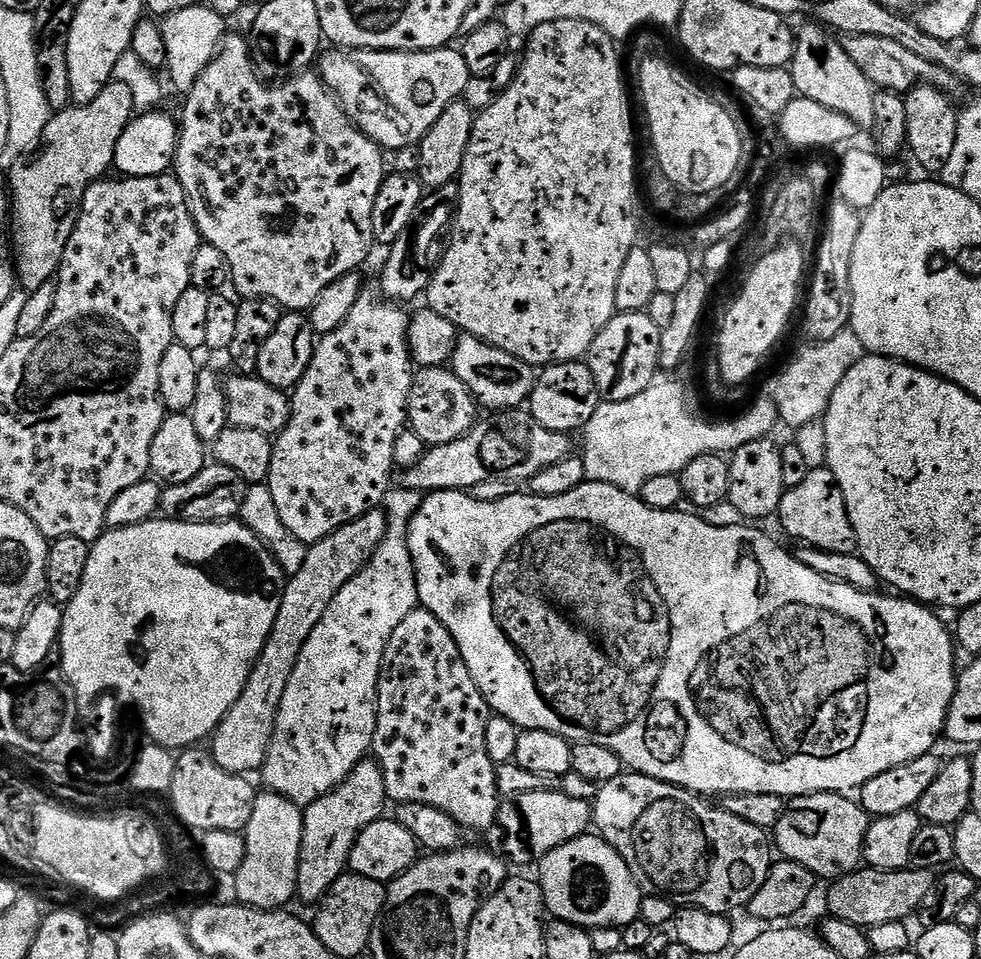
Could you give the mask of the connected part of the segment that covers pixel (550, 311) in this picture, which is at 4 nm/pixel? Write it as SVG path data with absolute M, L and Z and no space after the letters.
M559 20L558 22L546 22L538 26L527 37L528 49L524 52L524 61L520 64L520 73L512 80L512 85L501 91L500 97L487 108L479 113L474 122L474 130L470 138L470 146L466 150L464 165L458 177L460 184L460 213L456 216L456 237L452 240L452 245L445 252L442 252L440 267L432 275L432 280L428 283L426 293L427 307L433 308L442 318L450 318L454 326L464 334L476 336L480 340L485 340L488 344L493 344L498 350L506 350L506 354L516 356L522 362L533 366L547 366L549 364L563 364L565 360L580 360L587 357L588 348L594 342L594 338L604 327L617 315L616 303L614 302L614 290L618 286L618 274L622 274L622 265L626 262L626 254L630 254L632 248L637 247L636 231L640 228L640 220L636 217L636 176L638 180L638 160L636 164L636 148L632 145L632 108L628 105L628 96L624 93L624 72L620 69L620 52L617 41L606 34L597 24L591 24L585 20Z

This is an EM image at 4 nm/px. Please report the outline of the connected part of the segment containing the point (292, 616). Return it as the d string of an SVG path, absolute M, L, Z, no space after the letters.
M383 511L368 512L362 518L334 530L334 534L322 538L305 551L308 553L300 569L291 573L278 618L274 618L274 630L270 630L270 638L238 702L230 706L226 718L210 737L211 754L222 770L253 774L263 769L272 745L282 694L286 694L286 686L298 666L304 643L314 633L318 622L322 621L331 602L338 597L338 592L371 562L371 556L387 533L387 522Z

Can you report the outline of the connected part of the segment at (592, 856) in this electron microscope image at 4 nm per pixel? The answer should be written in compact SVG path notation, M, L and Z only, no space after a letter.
M585 834L579 836L577 840L558 846L539 861L539 868L538 883L544 892L544 907L555 919L581 924L589 930L598 927L614 927L622 930L630 922L641 919L642 889L639 882L632 876L631 870L619 853L599 835Z

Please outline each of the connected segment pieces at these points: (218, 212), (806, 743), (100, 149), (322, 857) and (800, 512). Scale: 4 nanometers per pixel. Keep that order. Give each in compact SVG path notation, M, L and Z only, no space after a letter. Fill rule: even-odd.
M229 35L210 66L186 94L185 100L188 101L184 104L184 124L182 120L178 130L174 175L184 191L192 196L190 207L201 237L207 243L218 246L222 254L226 254L231 287L236 287L243 299L272 300L280 305L281 309L300 314L311 309L322 290L326 290L326 286L330 286L348 272L357 271L361 267L359 264L371 254L372 248L374 249L374 198L378 198L378 190L386 175L386 156L379 145L356 127L340 101L315 71L308 70L303 74L293 75L283 82L266 82L254 63L253 49L249 41L245 40L240 36Z
M585 482L585 483L583 483L583 484L579 484L579 486L578 486L578 487L577 487L577 488L575 488L575 489L574 489L574 490L570 490L570 494L558 494L558 495L557 495L557 496L534 496L534 495L531 495L531 494L525 494L525 496L523 496L523 494L522 494L522 493L520 493L520 490L516 490L516 491L513 491L513 493L512 493L512 495L511 495L511 496L506 496L506 497L503 497L503 498L501 498L501 500L496 500L496 501L480 501L480 500L477 500L477 499L476 499L476 497L474 497L474 496L473 496L473 495L472 495L472 494L469 494L469 493L468 493L468 492L467 492L467 491L464 491L464 490L457 490L457 491L455 491L455 492L432 492L432 493L429 493L429 494L428 494L428 495L425 495L425 496L424 496L424 497L423 497L423 501L422 501L422 504L421 504L421 506L420 506L420 509L418 509L418 510L417 510L417 512L416 512L416 513L415 513L415 514L414 514L414 515L413 515L413 518L412 518L412 521L411 521L411 522L410 522L410 524L409 524L409 536L408 536L408 548L409 548L409 552L410 552L410 554L411 554L411 555L412 555L412 560L413 560L413 565L414 565L414 566L415 566L415 568L416 568L416 578L417 578L417 592L418 592L418 595L419 595L419 603L420 603L420 604L421 604L421 605L423 605L423 607L425 607L425 608L428 608L428 609L429 609L429 610L430 610L430 611L431 611L431 612L433 612L433 613L434 613L434 615L435 615L435 616L437 616L437 617L438 617L438 618L439 618L439 620L440 620L440 621L441 621L441 622L443 622L443 624L445 624L445 625L446 625L446 627L448 627L448 629L449 629L449 630L450 630L450 634L451 634L451 635L452 635L452 637L453 637L453 638L454 638L454 642L458 642L458 650L459 650L459 651L460 651L460 653L461 653L461 654L462 654L462 658L463 658L463 659L464 659L464 661L465 661L465 662L466 662L466 666L467 666L467 667L468 667L468 669L469 669L469 670L470 670L470 674L471 674L471 675L472 675L472 677L473 677L473 678L474 678L474 682L475 682L475 683L476 683L476 685L477 685L477 686L478 686L478 690L482 690L482 694L483 694L483 695L484 695L484 697L485 697L485 698L486 698L486 702L487 702L487 703L488 703L488 706L489 706L489 709L491 709L491 711L492 711L492 712L493 712L493 713L495 713L495 715L498 715L498 716L505 716L505 717L506 717L506 718L510 718L510 722L514 722L514 723L515 723L515 724L516 724L516 726L517 726L517 728L519 728L519 729L521 729L521 730L523 730L523 729L526 729L526 728L537 728L537 729L538 729L538 730L550 730L550 731L551 731L551 732L553 732L553 733L554 733L554 734L558 734L558 735L559 735L559 736L563 736L563 737L564 737L564 739L565 739L565 740L567 740L567 741L569 741L569 742L575 742L575 741L577 741L577 740L581 740L581 741L582 741L582 742L598 742L598 744L599 744L599 745L600 745L600 746L606 746L606 748L607 748L607 749L608 749L608 750L614 750L614 754L618 754L618 758L619 758L619 759L620 759L620 760L621 760L621 762L623 762L623 763L624 763L624 766L625 766L625 769L628 769L628 770L631 770L631 771L633 771L633 772L637 772L637 773L640 773L640 774L642 774L642 775L648 775L648 776L649 776L649 777L650 777L650 778L654 778L654 779L658 779L658 780L665 780L665 781L666 781L666 783L668 783L668 784L676 784L676 785L678 785L678 786L679 786L679 787L680 787L680 788L687 788L687 789L688 789L688 791L689 791L689 792L694 792L694 793L697 793L697 794L708 794L708 793L704 793L704 792L720 792L720 793L719 793L719 794L778 794L778 795L779 795L779 796L783 796L783 797L785 797L785 798L795 798L795 797L798 797L798 796L809 796L809 795L810 795L810 794L814 794L814 793L815 793L815 792L839 792L839 793L841 793L841 794L848 794L848 793L851 793L851 791L850 791L850 790L851 790L851 788L852 788L852 791L853 791L853 790L859 790L859 788L860 788L860 787L861 787L861 786L863 786L863 785L864 785L864 784L865 784L865 783L866 783L866 782L868 782L868 781L869 781L869 780L870 780L870 778L876 778L876 777L877 777L877 776L878 776L878 774L882 774L882 773L883 773L883 772L885 772L885 771L886 771L886 770L890 770L890 769L891 769L891 768L893 768L893 767L894 767L894 766L902 766L902 765L903 765L903 764L905 764L905 763L906 763L906 762L910 762L910 761L911 761L911 760L913 760L913 759L914 759L914 758L922 758L922 757L923 757L923 756L926 756L926 755L929 755L929 753L931 753L931 752L932 752L932 751L933 751L933 749L935 749L935 748L932 748L932 747L934 747L934 746L935 746L935 744L936 744L936 735L937 735L937 736L938 736L938 737L939 737L939 736L940 736L940 735L941 735L941 733L943 733L943 731L944 731L944 723L945 723L945 722L946 722L946 718L947 718L947 717L948 717L948 707L949 707L949 706L950 706L950 702L951 702L951 701L952 701L952 699L953 699L953 698L954 698L954 690L955 690L955 689L956 689L956 677L957 677L957 675L958 675L958 667L957 667L957 668L956 668L956 652L957 652L957 649L956 649L956 648L955 648L955 647L954 647L954 636L953 636L953 633L952 633L952 632L951 632L951 631L950 631L950 628L949 628L949 625L948 625L948 628L947 628L947 626L946 626L946 625L944 625L944 624L943 624L943 622L942 622L942 621L940 621L940 620L939 620L939 618L938 618L938 617L936 617L936 616L935 616L935 614L936 614L936 615L937 615L937 613L936 613L936 612L935 612L935 611L933 611L933 609L932 609L932 608L931 608L931 607L929 607L929 605L926 605L926 604L921 604L921 603L920 603L920 601L918 601L918 600L914 600L914 599L911 599L911 598L905 598L905 597L904 597L904 596L903 596L903 595L900 595L900 594L888 594L888 595L892 595L892 596L879 596L879 594L878 594L878 593L879 593L879 591L876 591L876 590L873 590L873 591L864 591L864 590L862 590L862 589L858 589L858 588L855 588L855 587L854 587L854 585L850 585L850 584L846 584L846 583L844 583L844 582L842 582L842 581L840 581L840 580L838 580L838 579L832 579L832 578L831 578L831 577L829 577L829 576L826 576L826 575L824 575L824 574L822 574L822 573L820 573L820 572L815 572L815 571L814 571L814 569L812 569L812 568L809 568L809 567L808 567L808 565L807 565L807 563L805 563L805 561L804 561L804 560L803 560L803 559L801 559L801 557L800 557L800 560L799 560L799 558L798 558L798 557L796 557L796 556L791 556L791 554L790 554L790 553L788 553L788 552L787 552L787 550L786 550L786 549L784 549L784 548L783 548L783 546L782 546L782 545L780 545L780 544L779 544L779 542L778 542L778 541L776 541L776 540L771 540L771 538L770 538L770 537L768 537L768 536L767 536L767 534L766 534L766 533L764 533L764 532L759 532L759 530L758 530L758 529L756 529L756 528L759 528L759 527L756 527L756 526L749 526L749 525L748 525L748 524L747 524L747 523L744 523L744 522L736 522L736 523L740 523L740 524L711 524L711 522L710 522L710 521L708 521L708 520L703 520L703 518L702 518L702 517L700 517L700 516L703 516L703 515L700 515L700 514L693 514L693 513L692 513L692 512L691 512L691 511L688 511L688 512L689 512L689 513L688 513L688 512L684 512L684 511L685 511L685 510L673 510L673 511L670 511L670 512L667 512L667 511L666 511L666 510L654 510L654 509L653 509L653 508L651 508L651 507L650 507L650 506L646 506L646 505L645 505L645 504L643 504L643 502L642 502L642 501L640 501L640 497L639 497L639 495L632 495L632 494L630 494L630 493L626 493L626 492L624 492L624 491L623 491L623 490L622 490L622 489L618 489L618 488L616 488L616 487L615 487L615 486L614 486L614 485L608 485L608 484L601 484L601 483L591 483L591 482ZM664 612L665 612L665 614L666 614L666 615L668 615L668 649L666 649L666 650L665 650L665 652L664 652L664 661L662 661L662 662L661 662L661 664L660 664L660 668L659 668L659 666L658 666L658 665L656 665L656 664L652 664L652 663L654 663L654 662L655 662L655 660L656 660L656 656L655 656L655 654L654 654L654 653L652 653L652 652L660 652L660 651L662 651L662 650L663 650L663 648L664 648ZM648 676L652 676L652 680L653 680L653 684L652 684L652 689L650 689L650 690L649 690L649 692L648 692Z
M118 78L113 79L102 90L102 94L94 98L94 102L73 103L49 115L43 147L19 160L10 169L14 263L18 269L19 283L25 289L41 288L59 273L64 263L64 251L80 220L80 210L84 207L84 191L101 179L107 173L104 172L107 168L113 167L116 144L132 123L136 111L130 86Z
M365 758L333 792L327 792L303 809L302 850L296 879L296 894L301 901L304 899L311 906L319 905L330 886L349 871L348 859L360 832L381 819L385 815L384 807L389 804L386 778L379 760Z
M826 466L813 467L798 486L785 491L780 503L779 520L781 526L794 539L801 540L802 543L808 544L807 546L811 546L813 549L843 553L857 551L846 502L842 498L842 490L834 478L834 474Z

